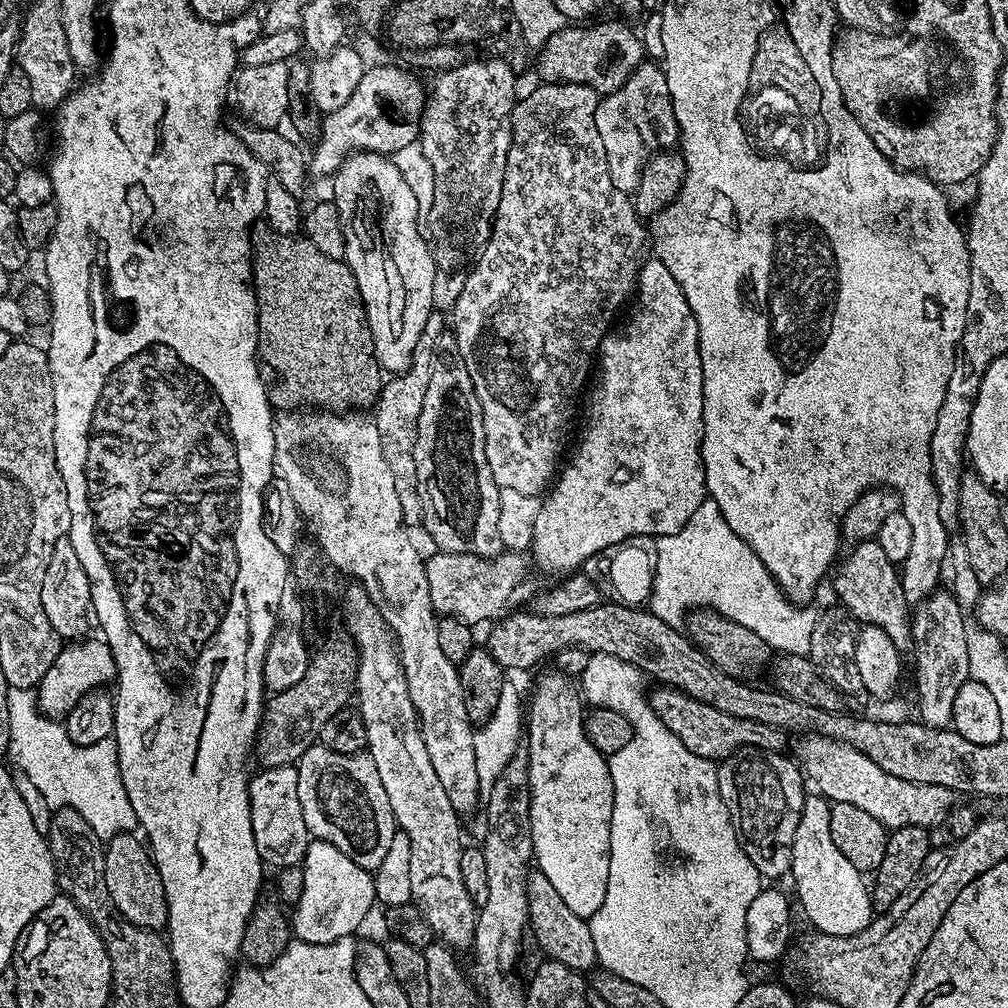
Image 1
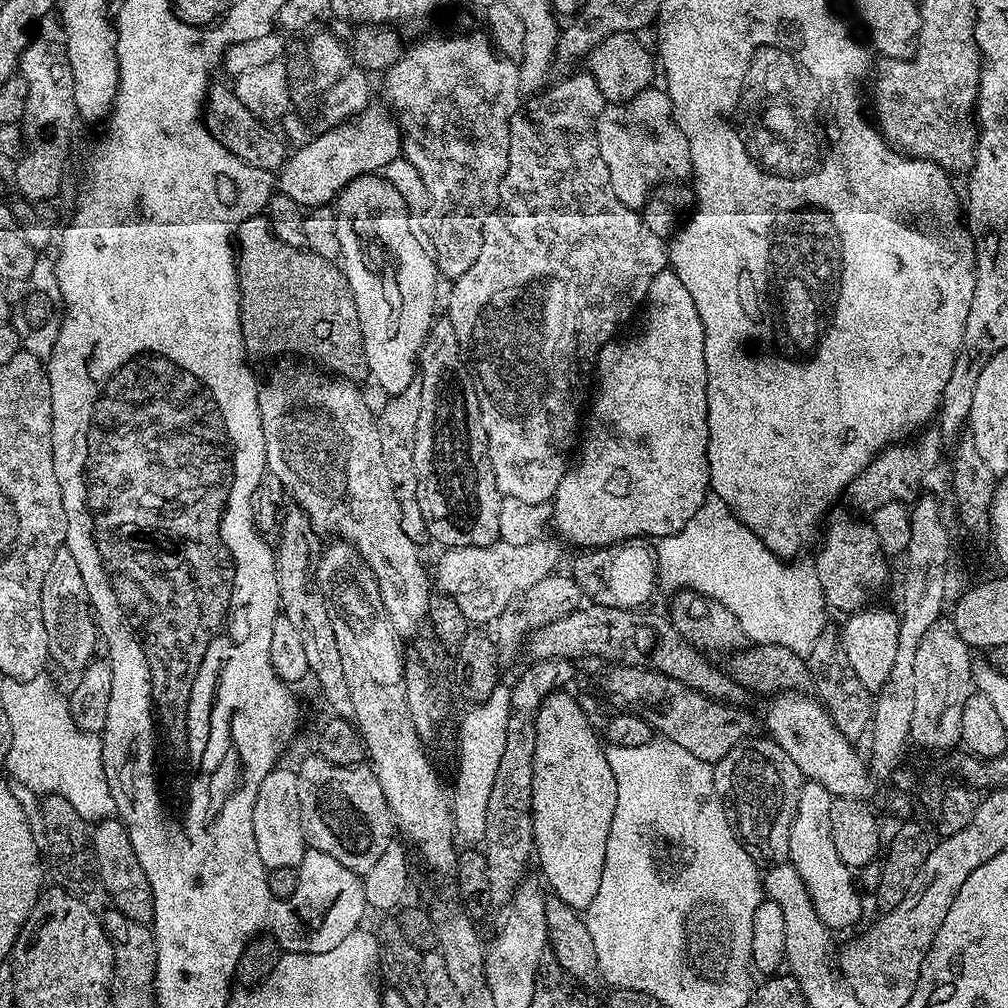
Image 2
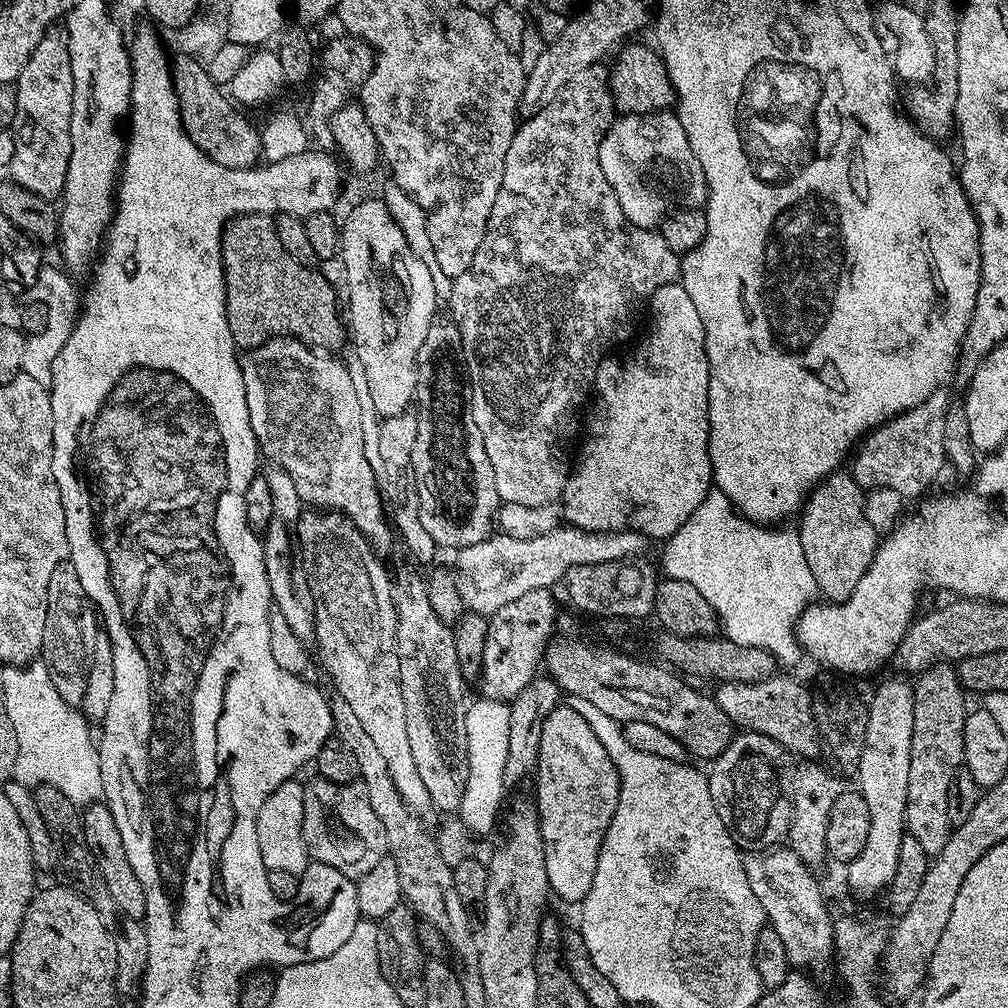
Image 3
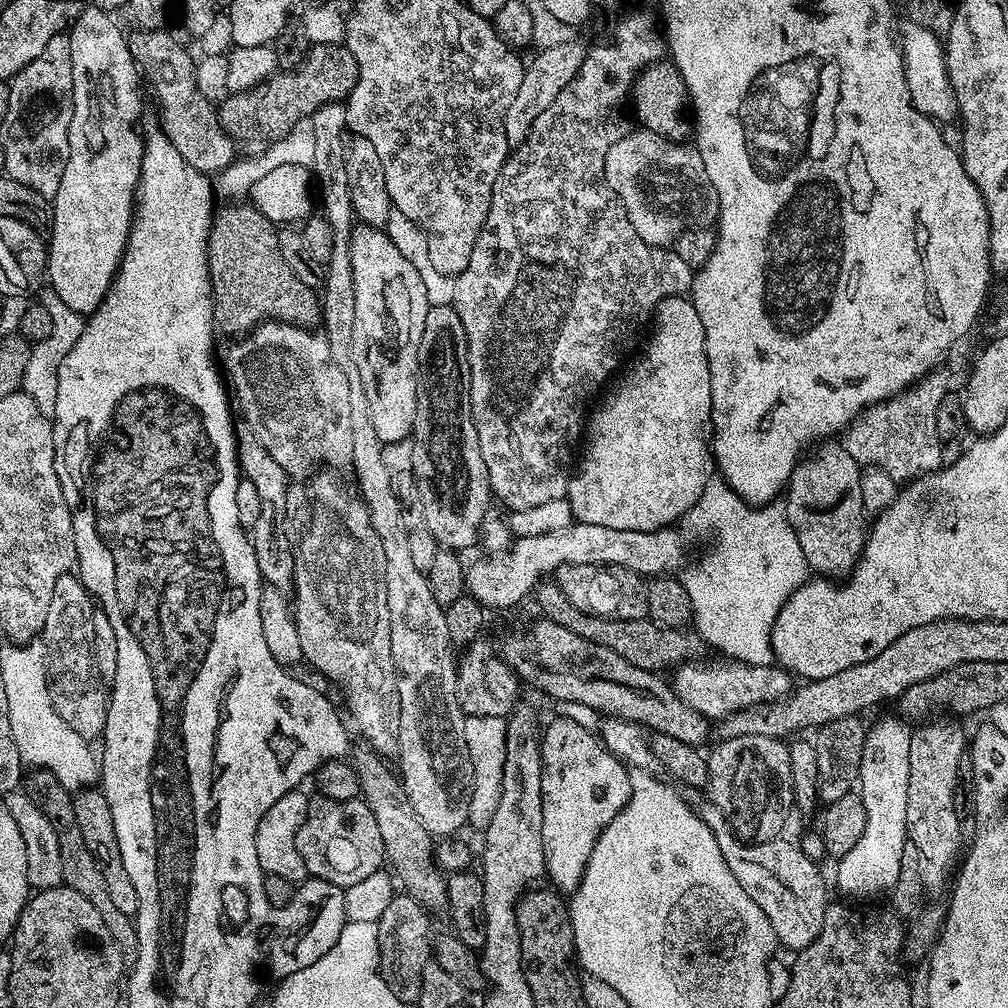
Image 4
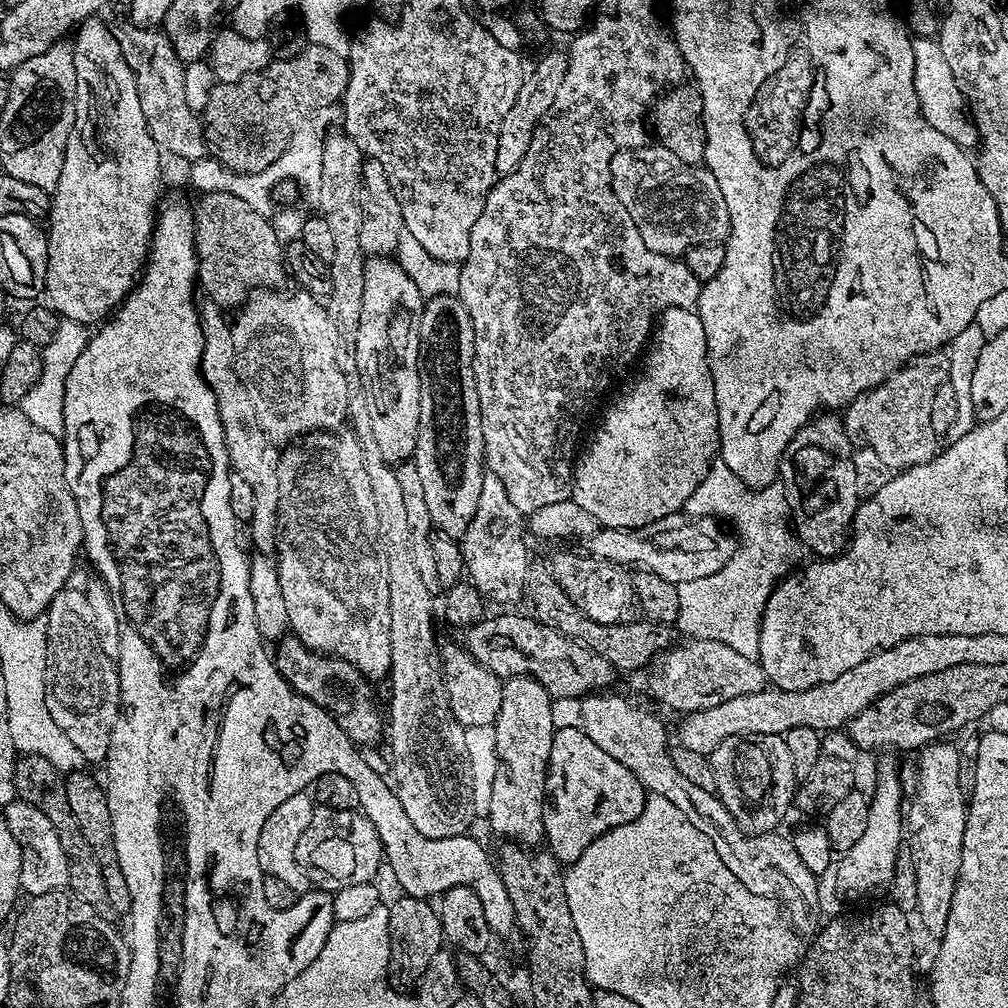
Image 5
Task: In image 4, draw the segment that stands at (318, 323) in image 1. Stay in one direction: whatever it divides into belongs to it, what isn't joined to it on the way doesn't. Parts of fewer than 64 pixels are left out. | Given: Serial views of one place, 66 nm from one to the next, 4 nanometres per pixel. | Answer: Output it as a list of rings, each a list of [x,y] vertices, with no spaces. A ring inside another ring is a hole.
[[[245,202],[241,208],[232,204],[213,215],[212,229],[208,235],[208,273],[212,279],[213,325],[231,338],[246,336],[267,320],[312,326],[315,320],[321,319],[321,297],[306,282],[302,282],[302,278],[298,278],[290,266],[286,266],[286,258],[282,258],[282,250],[278,250],[277,225],[251,203]]]

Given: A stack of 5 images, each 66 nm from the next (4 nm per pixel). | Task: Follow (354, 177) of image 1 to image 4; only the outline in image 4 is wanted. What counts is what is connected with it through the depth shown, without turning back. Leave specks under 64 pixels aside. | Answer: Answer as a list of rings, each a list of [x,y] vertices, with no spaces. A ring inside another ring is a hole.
[[[356,226],[350,242],[355,313],[352,350],[366,386],[370,418],[380,443],[407,440],[416,425],[416,393],[420,379],[418,346],[430,307],[426,286],[409,259],[398,250],[387,231],[376,226]]]

